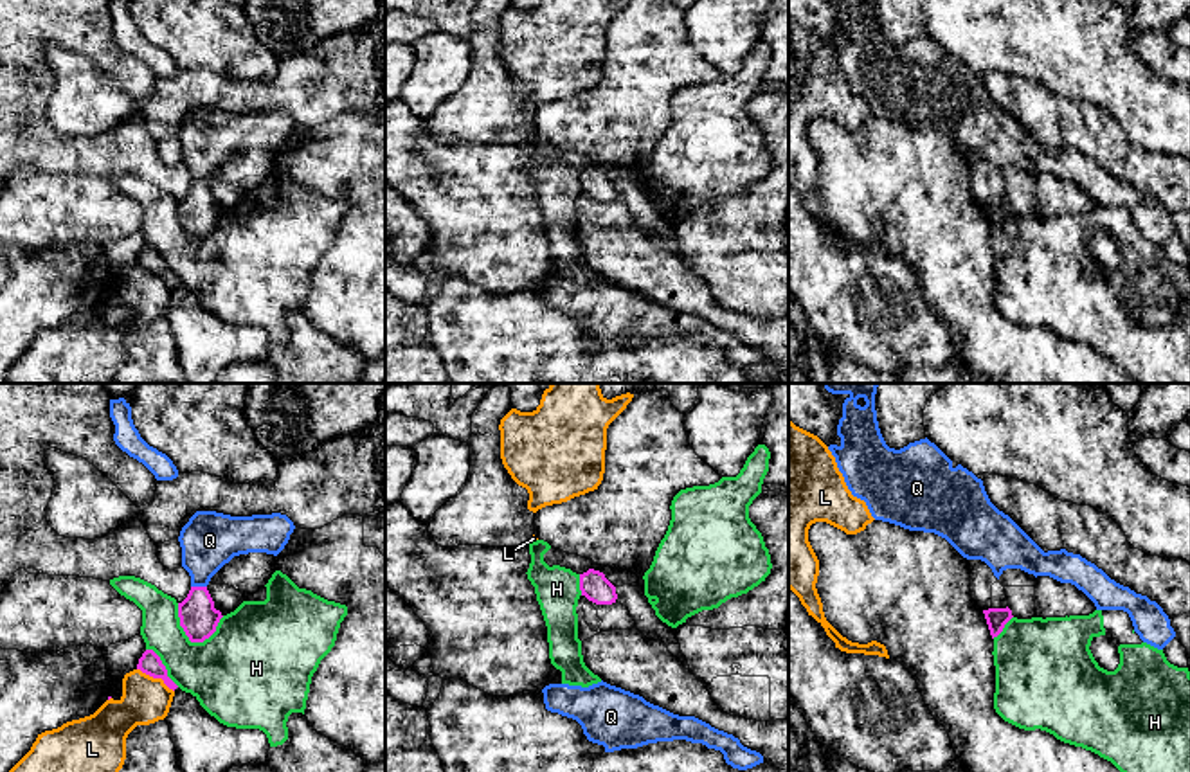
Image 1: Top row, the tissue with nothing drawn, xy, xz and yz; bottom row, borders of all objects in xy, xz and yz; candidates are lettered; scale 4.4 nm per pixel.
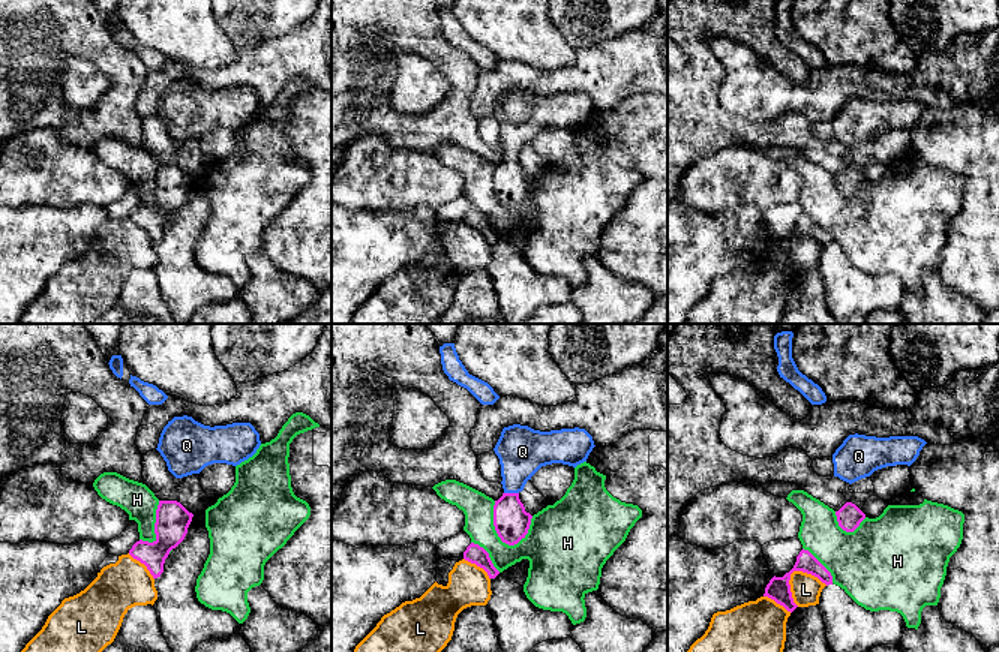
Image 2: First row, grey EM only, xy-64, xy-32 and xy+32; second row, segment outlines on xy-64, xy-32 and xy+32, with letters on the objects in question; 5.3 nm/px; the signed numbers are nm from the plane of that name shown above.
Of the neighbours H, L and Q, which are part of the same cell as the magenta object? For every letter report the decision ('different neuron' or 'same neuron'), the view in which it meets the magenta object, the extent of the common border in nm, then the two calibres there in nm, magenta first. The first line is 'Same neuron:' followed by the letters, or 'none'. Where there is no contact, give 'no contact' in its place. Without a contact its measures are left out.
Same neuron: Q
H: different neuron | xy | 220 nm | 170/400 nm
L: different neuron | xy | 200 nm | 100/220 nm
Q: same neuron | xy | 70 nm | 170/260 nm

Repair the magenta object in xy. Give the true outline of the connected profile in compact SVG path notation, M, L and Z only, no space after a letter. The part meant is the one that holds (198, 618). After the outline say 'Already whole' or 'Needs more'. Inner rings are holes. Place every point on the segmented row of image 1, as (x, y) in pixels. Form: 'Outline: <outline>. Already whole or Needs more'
Outline: M196 511L182 527L182 567L191 576L191 590L178 603L180 626L191 642L209 639L223 617L207 590L211 578L234 556L266 552L277 556L293 533L293 522L281 513L230 516Z. Needs more

